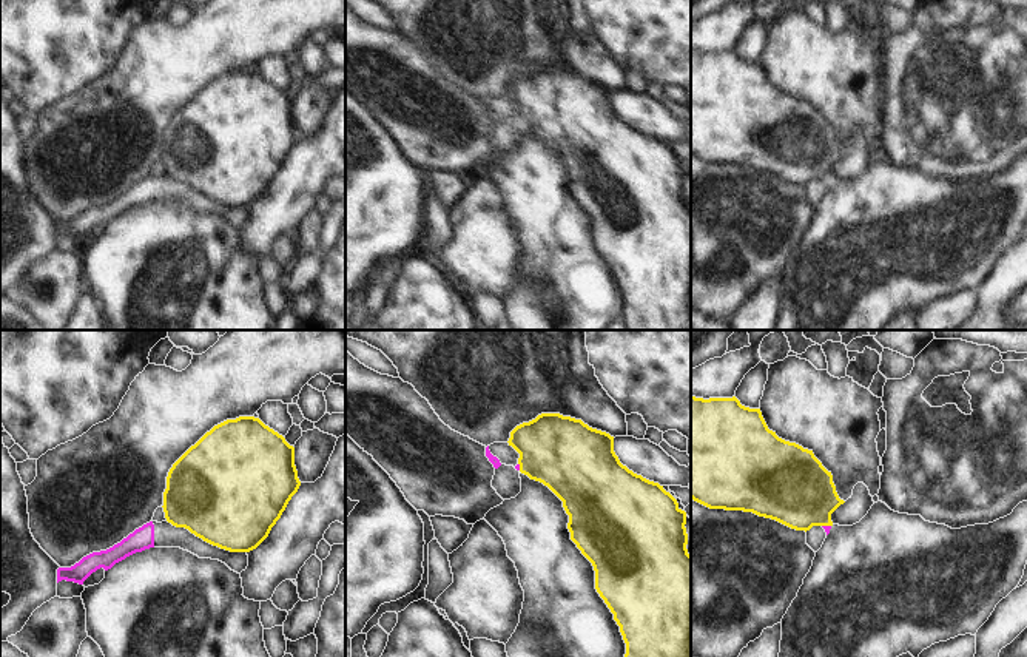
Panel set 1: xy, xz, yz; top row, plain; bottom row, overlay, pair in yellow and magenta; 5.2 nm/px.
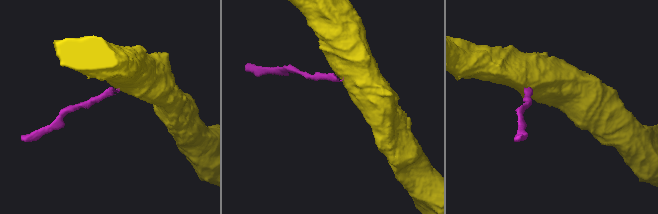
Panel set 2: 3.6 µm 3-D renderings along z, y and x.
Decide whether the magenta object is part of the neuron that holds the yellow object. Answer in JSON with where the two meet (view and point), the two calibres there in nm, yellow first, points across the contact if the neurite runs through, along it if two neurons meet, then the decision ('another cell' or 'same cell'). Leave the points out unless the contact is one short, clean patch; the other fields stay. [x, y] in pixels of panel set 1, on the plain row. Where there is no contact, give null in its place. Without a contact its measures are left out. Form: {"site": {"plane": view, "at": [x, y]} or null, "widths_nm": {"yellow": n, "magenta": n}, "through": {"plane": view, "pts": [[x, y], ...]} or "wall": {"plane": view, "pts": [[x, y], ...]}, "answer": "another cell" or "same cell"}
{"site": {"plane": "yz", "at": [827, 179]}, "widths_nm": {"yellow": 380, "magenta": 30}, "wall": {"plane": "yz", "pts": [[822, 179], [830, 181]]}, "answer": "another cell"}

